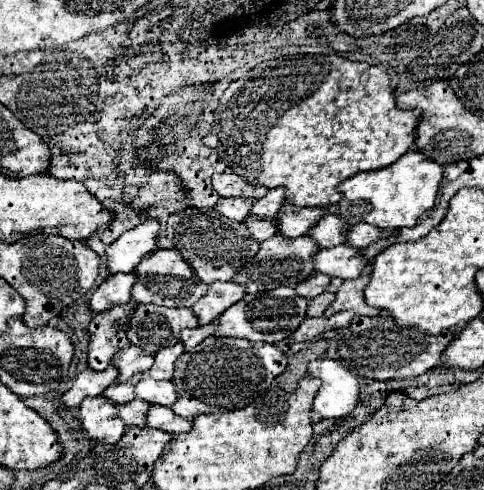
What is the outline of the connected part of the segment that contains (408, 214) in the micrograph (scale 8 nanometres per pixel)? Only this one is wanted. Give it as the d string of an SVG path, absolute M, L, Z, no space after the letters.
M411 149L385 169L357 173L345 179L339 185L339 191L343 191L343 199L339 201L339 217L343 217L349 225L365 221L381 229L415 227L419 217L435 205L441 177L443 167L439 163L423 155L419 149Z

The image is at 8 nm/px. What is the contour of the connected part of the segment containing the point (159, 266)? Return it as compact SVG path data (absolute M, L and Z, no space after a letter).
M157 249L147 259L139 263L135 269L137 283L131 289L131 295L137 303L153 303L163 307L193 307L197 299L207 295L209 287L195 277L195 271L191 271L191 265L181 257L177 249Z

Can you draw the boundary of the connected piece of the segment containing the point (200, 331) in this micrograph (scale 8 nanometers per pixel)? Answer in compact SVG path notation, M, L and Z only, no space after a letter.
M215 321L209 325L199 325L195 329L185 329L181 333L181 343L185 345L185 351L191 351L195 345L199 345L203 339L215 335Z

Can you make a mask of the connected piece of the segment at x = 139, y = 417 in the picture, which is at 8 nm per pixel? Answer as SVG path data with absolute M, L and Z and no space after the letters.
M133 399L129 403L119 405L119 417L123 421L127 421L129 425L137 425L137 427L147 427L147 411L149 411L149 403L141 401L141 399Z

